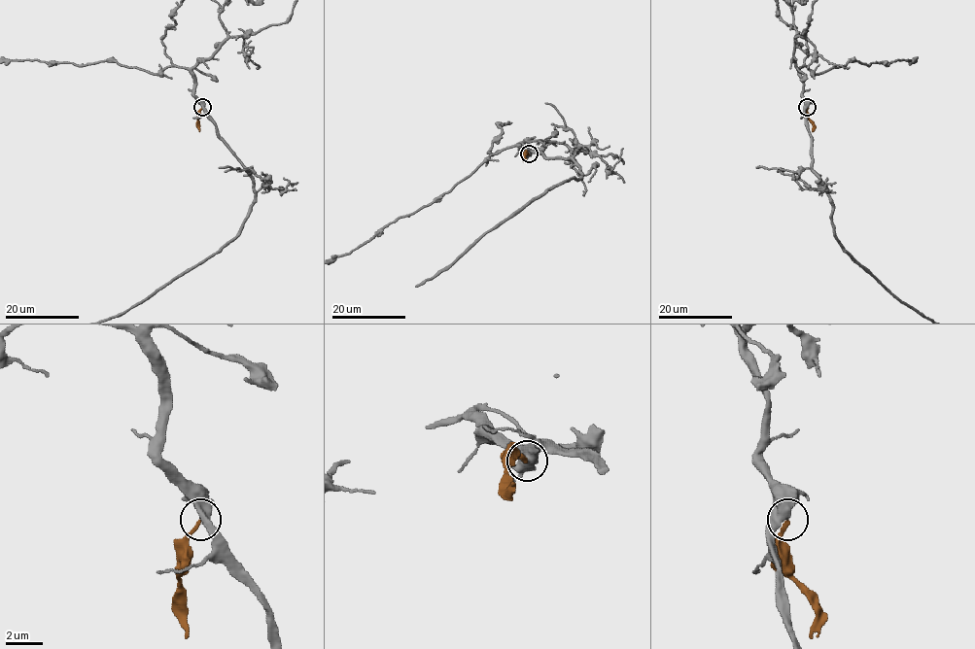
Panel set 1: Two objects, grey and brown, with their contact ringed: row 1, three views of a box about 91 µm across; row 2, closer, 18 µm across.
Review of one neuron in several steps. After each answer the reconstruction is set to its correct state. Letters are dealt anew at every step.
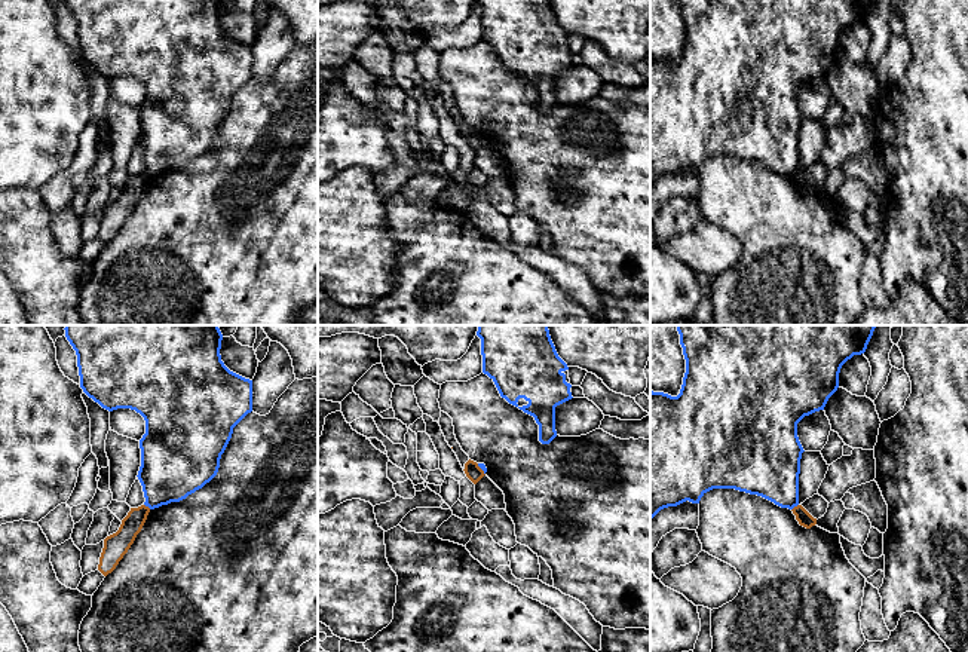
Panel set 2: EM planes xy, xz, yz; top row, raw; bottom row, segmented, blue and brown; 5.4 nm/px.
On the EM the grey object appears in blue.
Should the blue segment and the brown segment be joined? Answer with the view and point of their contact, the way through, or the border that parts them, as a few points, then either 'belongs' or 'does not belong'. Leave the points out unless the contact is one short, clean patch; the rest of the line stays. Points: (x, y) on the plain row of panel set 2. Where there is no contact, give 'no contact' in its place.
yz (795, 173) | along yz (798, 171), (792, 177) | does not belong

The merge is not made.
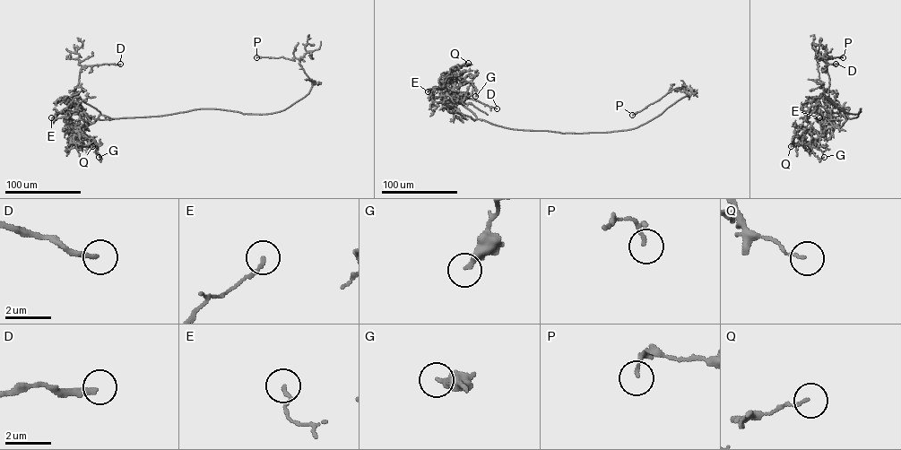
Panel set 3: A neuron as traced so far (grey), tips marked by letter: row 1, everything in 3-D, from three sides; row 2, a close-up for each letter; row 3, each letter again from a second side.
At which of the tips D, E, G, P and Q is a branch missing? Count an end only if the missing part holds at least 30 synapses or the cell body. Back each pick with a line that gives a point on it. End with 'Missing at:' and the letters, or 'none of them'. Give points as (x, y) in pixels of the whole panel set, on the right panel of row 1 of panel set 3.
D: Place: (836, 64)
Missing at: D

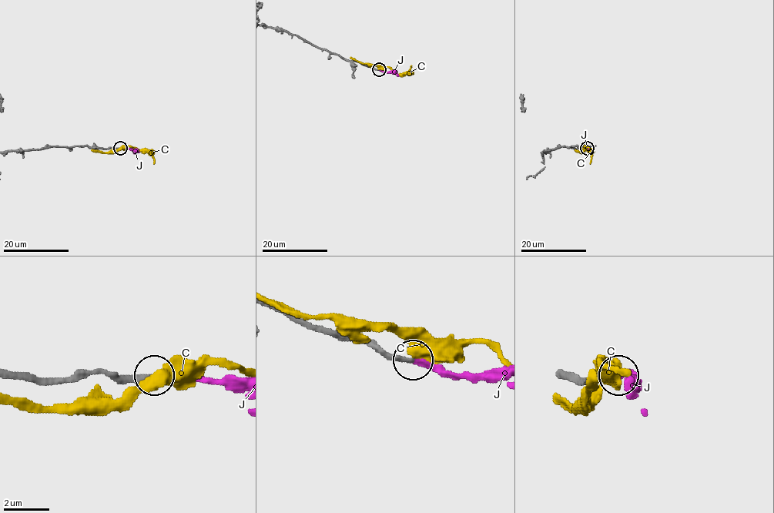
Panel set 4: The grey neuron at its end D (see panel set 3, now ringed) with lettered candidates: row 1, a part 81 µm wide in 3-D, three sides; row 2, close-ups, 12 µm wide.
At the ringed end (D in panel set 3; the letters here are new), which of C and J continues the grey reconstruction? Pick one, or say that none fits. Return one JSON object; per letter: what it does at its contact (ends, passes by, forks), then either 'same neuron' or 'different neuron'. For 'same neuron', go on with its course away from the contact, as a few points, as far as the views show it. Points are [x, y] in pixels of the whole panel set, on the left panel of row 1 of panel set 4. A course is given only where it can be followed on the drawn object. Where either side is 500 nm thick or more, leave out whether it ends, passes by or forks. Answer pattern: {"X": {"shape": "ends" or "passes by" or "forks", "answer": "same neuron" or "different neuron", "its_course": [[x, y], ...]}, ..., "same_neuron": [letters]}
{"C": {"shape": "passes by", "answer": "different neuron"}, "J": {"shape": "ends", "answer": "same neuron"}, "same_neuron": ["J"]}

